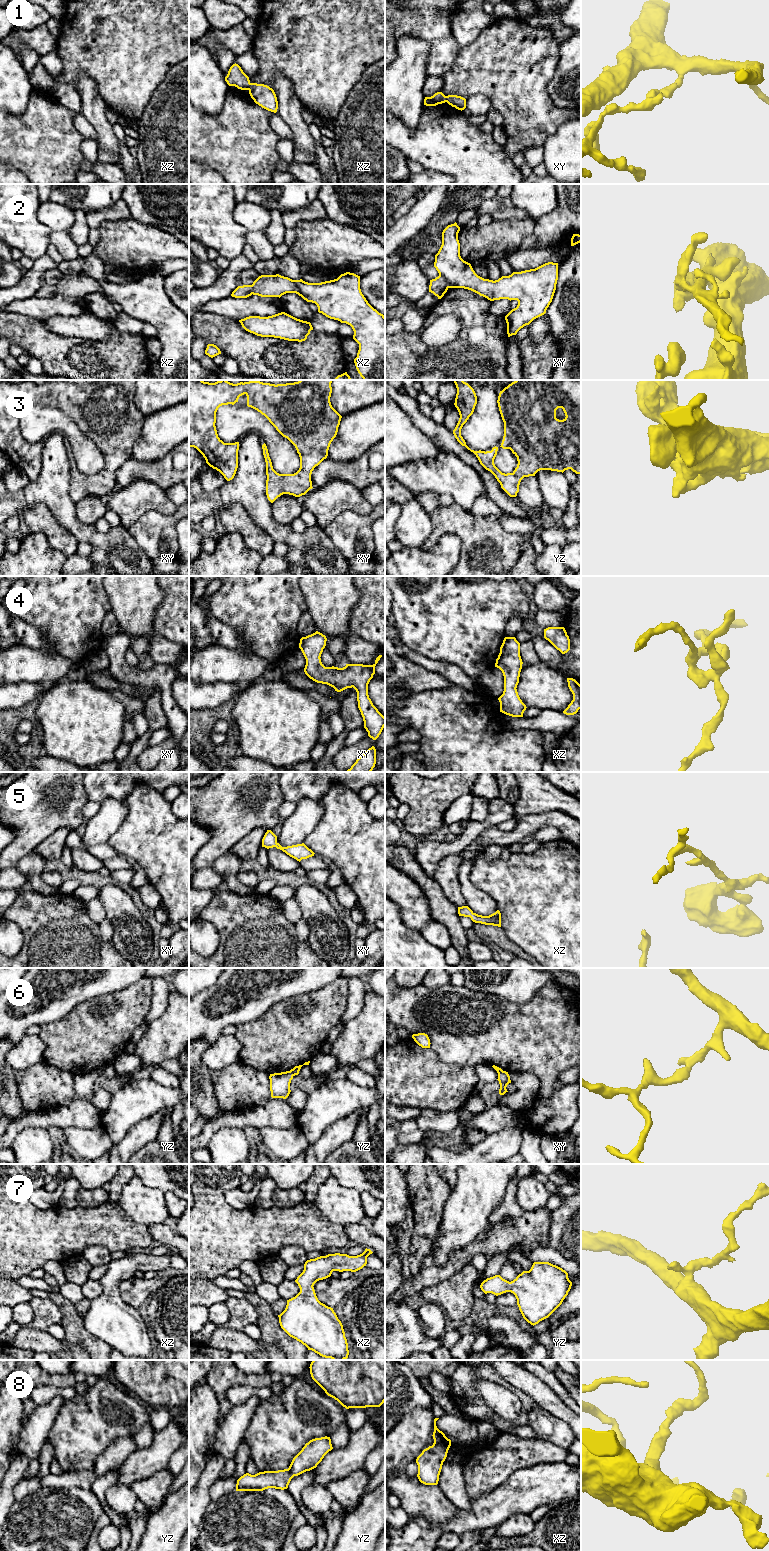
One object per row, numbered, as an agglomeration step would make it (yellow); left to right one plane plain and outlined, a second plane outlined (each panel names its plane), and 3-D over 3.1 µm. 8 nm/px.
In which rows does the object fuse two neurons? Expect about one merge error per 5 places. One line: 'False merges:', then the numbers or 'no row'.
False merges: 1, 2

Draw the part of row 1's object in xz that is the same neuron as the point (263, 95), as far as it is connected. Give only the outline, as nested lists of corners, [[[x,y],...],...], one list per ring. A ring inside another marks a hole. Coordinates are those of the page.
[[[251,83],[249,94],[254,102],[262,108],[274,113],[277,112],[277,97],[274,90],[269,86],[264,84]]]

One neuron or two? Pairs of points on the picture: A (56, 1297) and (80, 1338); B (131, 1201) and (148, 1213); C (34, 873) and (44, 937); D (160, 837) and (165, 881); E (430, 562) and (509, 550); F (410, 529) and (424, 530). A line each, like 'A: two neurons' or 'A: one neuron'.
A: one neuron
B: one neuron
C: two neurons
D: one neuron
E: two neurons
F: one neuron

